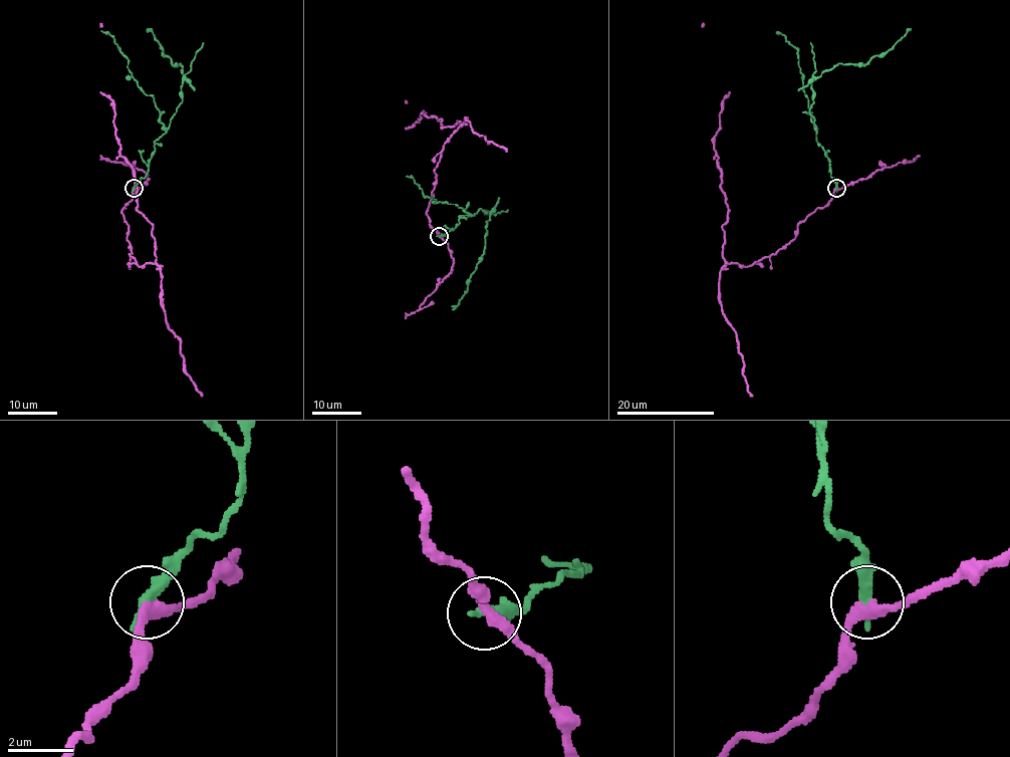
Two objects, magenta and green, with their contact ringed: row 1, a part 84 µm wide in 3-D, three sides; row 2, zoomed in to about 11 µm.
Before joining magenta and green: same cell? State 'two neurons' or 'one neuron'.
two neurons

